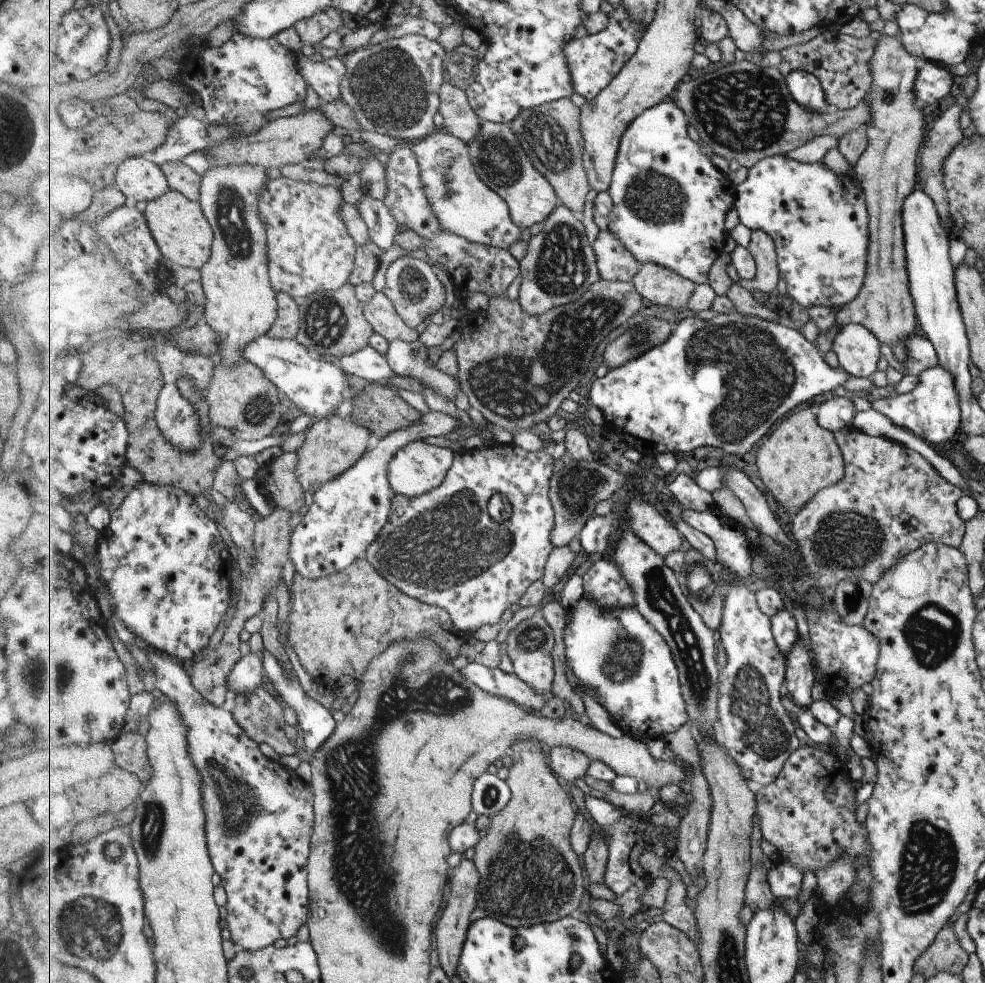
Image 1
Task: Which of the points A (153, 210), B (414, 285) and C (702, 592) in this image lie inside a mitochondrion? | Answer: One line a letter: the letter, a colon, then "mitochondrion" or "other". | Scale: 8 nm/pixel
A: other
B: mitochondrion
C: mitochondrion

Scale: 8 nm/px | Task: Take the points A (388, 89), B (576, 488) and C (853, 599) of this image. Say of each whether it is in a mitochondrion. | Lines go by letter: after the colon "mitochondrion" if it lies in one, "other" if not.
A: mitochondrion
B: mitochondrion
C: mitochondrion

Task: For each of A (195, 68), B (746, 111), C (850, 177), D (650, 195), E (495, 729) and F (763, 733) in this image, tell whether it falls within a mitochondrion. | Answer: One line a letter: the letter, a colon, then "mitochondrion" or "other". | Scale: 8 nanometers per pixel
A: other
B: mitochondrion
C: other
D: mitochondrion
E: other
F: mitochondrion

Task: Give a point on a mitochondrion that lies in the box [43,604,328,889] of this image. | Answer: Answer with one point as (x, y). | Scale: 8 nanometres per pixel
(239, 806)

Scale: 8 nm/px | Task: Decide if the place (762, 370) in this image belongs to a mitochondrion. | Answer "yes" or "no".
yes

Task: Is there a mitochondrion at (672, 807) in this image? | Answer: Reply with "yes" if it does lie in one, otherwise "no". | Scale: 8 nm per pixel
no

